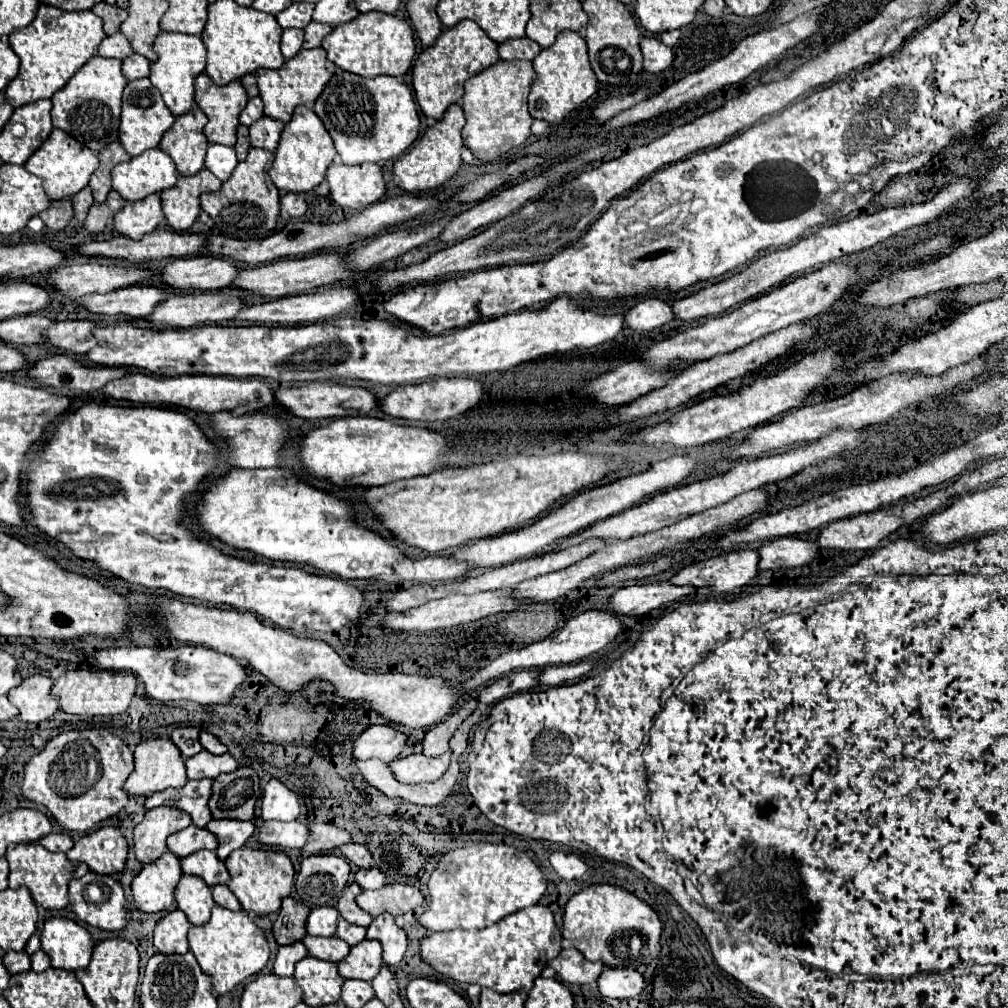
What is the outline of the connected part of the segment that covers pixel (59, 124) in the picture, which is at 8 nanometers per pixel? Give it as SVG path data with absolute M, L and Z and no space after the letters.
M94 56L88 60L66 84L66 88L58 90L52 96L52 124L54 128L64 130L74 136L82 146L92 148L92 152L100 152L108 144L118 140L118 124L120 124L120 108L122 108L122 90L128 80L122 74L122 62L114 58Z

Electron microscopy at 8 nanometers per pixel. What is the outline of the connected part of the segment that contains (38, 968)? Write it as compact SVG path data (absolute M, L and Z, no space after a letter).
M38 950L36 954L32 954L30 962L32 962L32 970L34 972L44 972L44 970L50 968L50 958L42 950Z

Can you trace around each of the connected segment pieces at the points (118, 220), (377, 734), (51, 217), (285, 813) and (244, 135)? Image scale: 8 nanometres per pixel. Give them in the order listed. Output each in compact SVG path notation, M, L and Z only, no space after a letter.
M150 194L138 202L126 202L126 206L114 216L114 228L132 240L154 232L164 222L160 194Z
M380 724L380 726L370 726L366 728L358 740L354 742L354 758L366 760L366 758L378 758L384 764L390 764L396 760L402 750L406 748L406 736L398 732L396 726L390 724Z
M70 198L52 202L50 208L40 214L40 218L44 220L44 224L46 224L50 230L54 230L54 232L62 232L62 230L68 226L68 222L72 220L72 216L74 216L74 210L72 210Z
M270 780L264 786L260 818L262 820L296 820L300 814L298 796L280 780Z
M238 126L238 142L236 142L236 146L234 146L234 150L236 150L236 154L238 154L238 160L244 160L244 158L246 158L248 148L250 148L248 128L246 128L246 126Z

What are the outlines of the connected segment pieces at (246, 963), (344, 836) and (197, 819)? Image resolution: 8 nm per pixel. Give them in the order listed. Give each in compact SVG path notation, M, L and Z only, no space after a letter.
M220 906L212 908L212 918L204 926L192 926L188 932L190 952L196 956L200 968L210 974L216 994L226 994L240 982L258 974L270 956L264 932L242 910L232 912Z
M312 824L310 840L304 844L302 852L306 856L312 856L320 854L322 850L334 850L346 842L350 842L350 834L344 828L338 828L334 824Z
M190 780L184 788L166 788L162 792L156 792L146 798L144 808L152 810L158 806L170 806L186 812L192 818L192 824L198 828L204 828L212 816L208 810L208 798L212 792L212 780Z

